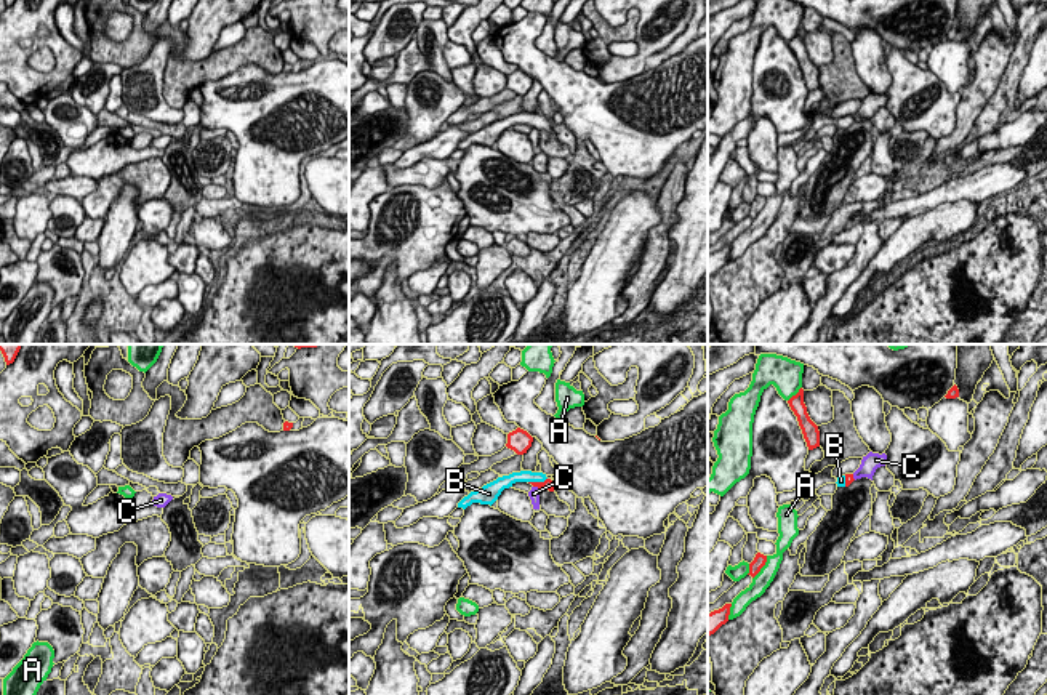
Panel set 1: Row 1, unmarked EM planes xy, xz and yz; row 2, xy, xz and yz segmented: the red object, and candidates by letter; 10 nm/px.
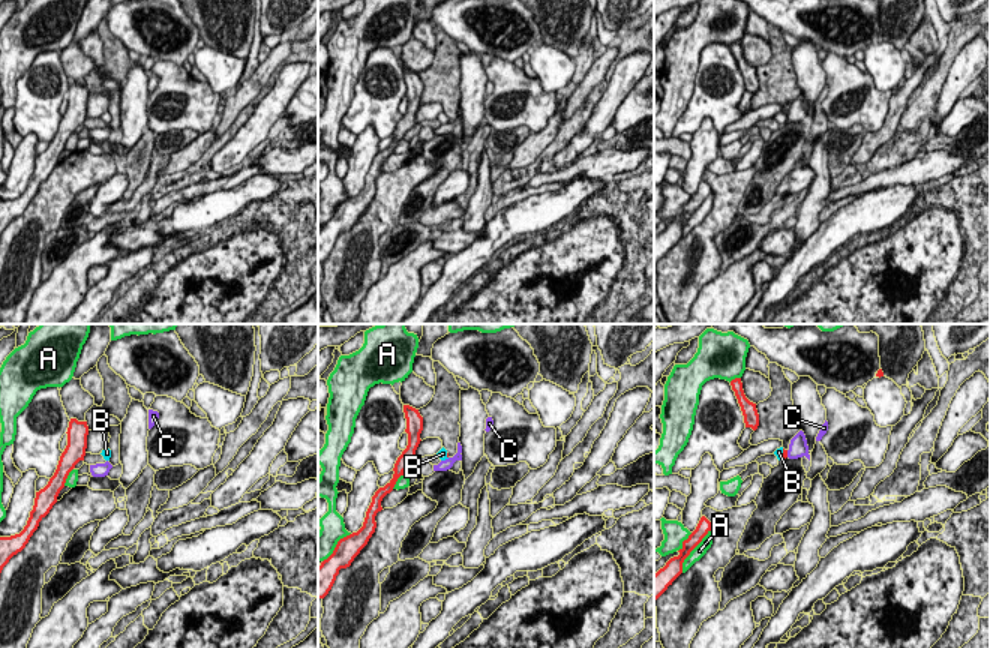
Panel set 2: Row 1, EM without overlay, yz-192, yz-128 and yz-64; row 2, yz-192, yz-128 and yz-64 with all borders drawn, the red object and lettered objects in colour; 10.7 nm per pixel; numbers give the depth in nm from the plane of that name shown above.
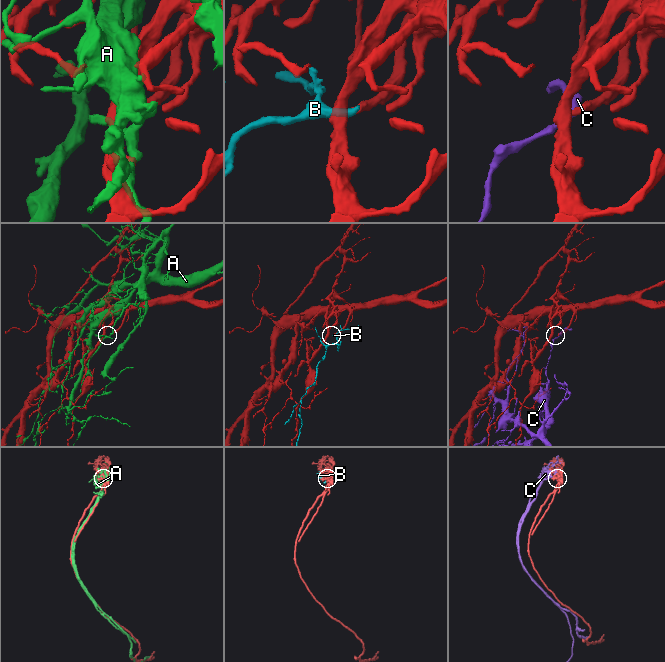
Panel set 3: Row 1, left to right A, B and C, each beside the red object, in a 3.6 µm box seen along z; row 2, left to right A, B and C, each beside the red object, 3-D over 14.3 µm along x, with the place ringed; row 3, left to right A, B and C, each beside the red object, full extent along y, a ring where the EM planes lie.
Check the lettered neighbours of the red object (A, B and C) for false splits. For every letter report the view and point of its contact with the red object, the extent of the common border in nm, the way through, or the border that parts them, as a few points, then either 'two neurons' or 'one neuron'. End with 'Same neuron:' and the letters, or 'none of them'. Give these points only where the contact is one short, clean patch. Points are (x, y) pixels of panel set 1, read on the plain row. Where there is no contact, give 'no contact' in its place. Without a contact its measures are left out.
A: meets red in yz at (762, 207); contact 280 nm long; two neurons
B: meets red in xz at (537, 124); contact 200 nm long; one neuron
C: meets red in xz at (537, 127); contact 90 nm long; two neurons
Same neuron: B

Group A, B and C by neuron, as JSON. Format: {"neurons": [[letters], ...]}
{"neurons": [["A"], ["B"], ["C"]]}

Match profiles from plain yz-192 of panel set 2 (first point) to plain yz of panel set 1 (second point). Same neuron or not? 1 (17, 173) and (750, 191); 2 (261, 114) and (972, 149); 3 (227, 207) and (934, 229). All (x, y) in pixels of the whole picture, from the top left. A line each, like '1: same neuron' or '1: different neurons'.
1: same neuron
2: different neurons
3: same neuron

